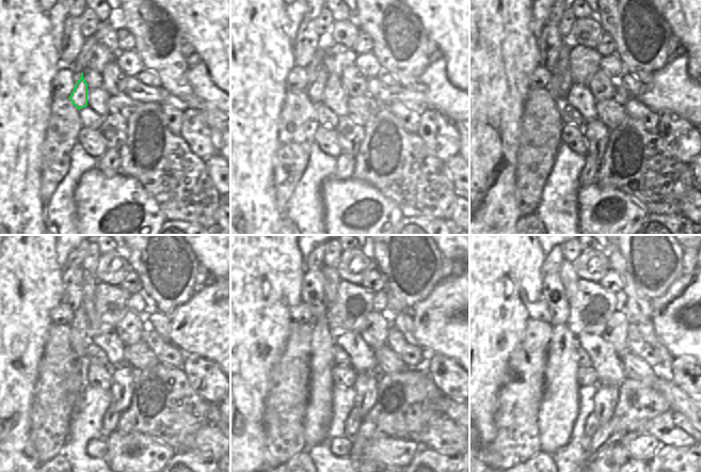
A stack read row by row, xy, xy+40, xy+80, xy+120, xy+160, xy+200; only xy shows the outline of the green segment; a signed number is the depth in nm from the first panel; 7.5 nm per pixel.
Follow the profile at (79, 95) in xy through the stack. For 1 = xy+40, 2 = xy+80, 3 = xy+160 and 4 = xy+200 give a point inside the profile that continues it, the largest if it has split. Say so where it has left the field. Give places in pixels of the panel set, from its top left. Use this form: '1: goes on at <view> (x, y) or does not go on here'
1: goes on at xy+40 (315, 91)
2: goes on at xy+80 (562, 65)
3: goes on at xy+160 (331, 279)
4: goes on at xy+200 (568, 273)

